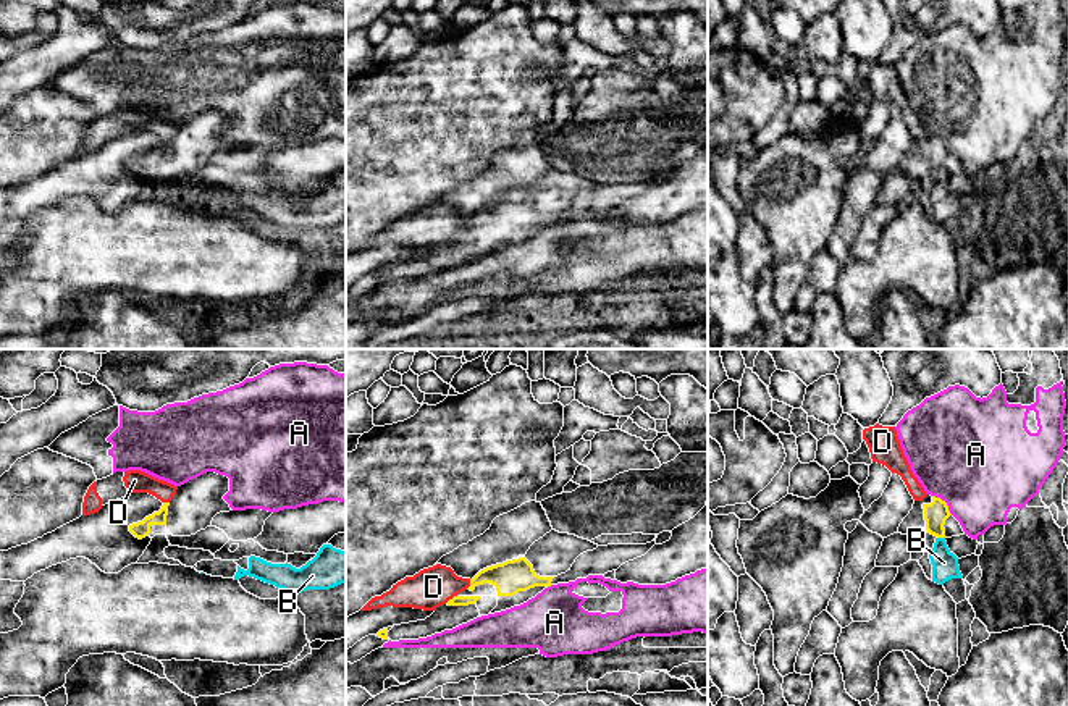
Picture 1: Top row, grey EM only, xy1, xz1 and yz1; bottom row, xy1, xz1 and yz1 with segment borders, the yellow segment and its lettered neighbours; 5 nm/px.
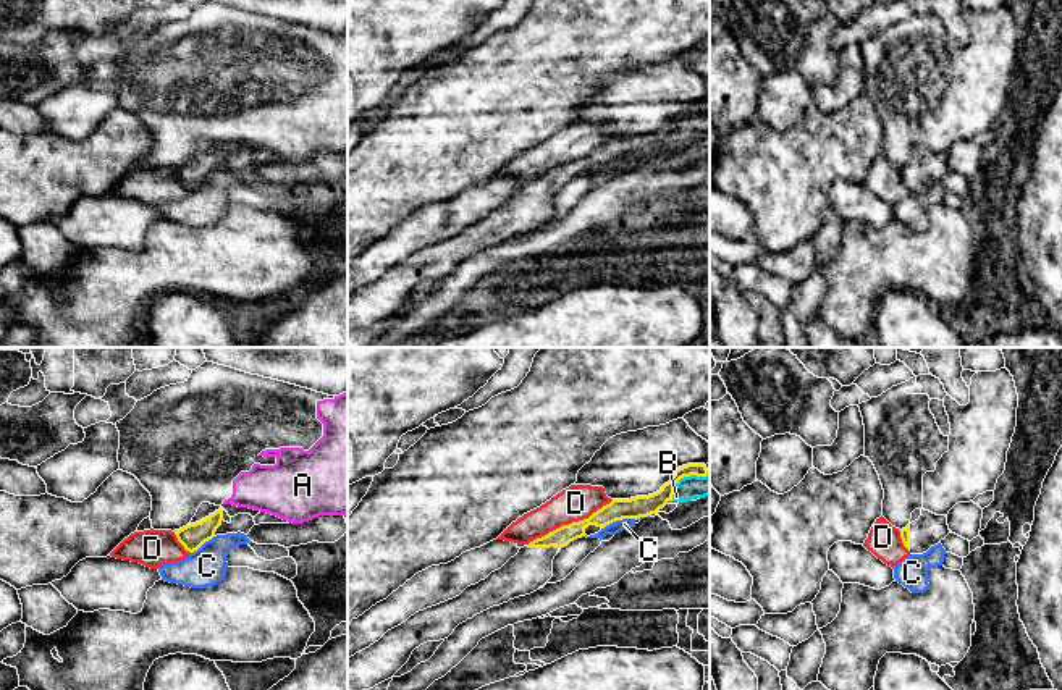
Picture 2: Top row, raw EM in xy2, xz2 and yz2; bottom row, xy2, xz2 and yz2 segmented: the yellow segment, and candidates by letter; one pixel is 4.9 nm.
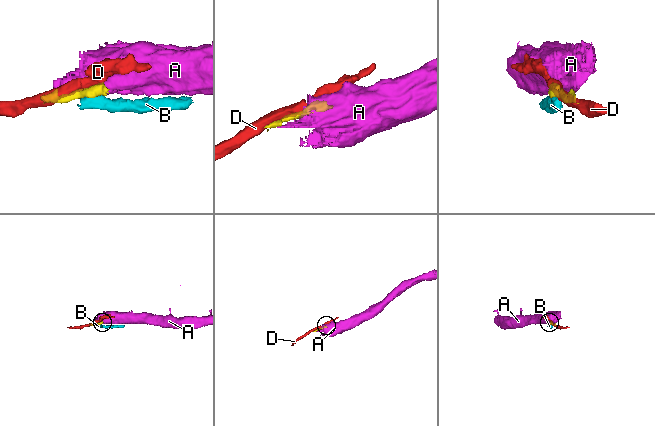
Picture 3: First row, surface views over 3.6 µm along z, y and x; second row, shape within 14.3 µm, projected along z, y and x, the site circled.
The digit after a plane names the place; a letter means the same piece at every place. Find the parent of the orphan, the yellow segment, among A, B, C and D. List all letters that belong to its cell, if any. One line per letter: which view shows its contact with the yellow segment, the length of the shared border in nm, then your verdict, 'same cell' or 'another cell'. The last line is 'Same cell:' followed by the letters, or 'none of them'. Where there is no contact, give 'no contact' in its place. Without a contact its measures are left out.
A: meets yellow in yz1; contact 140 nm long; another cell
B: meets yellow in xz2; contact 240 nm long; another cell
C: meets yellow in xz2; contact 180 nm long; another cell
D: meets yellow in xz2; contact 480 nm long; another cell
Same cell: none of them

